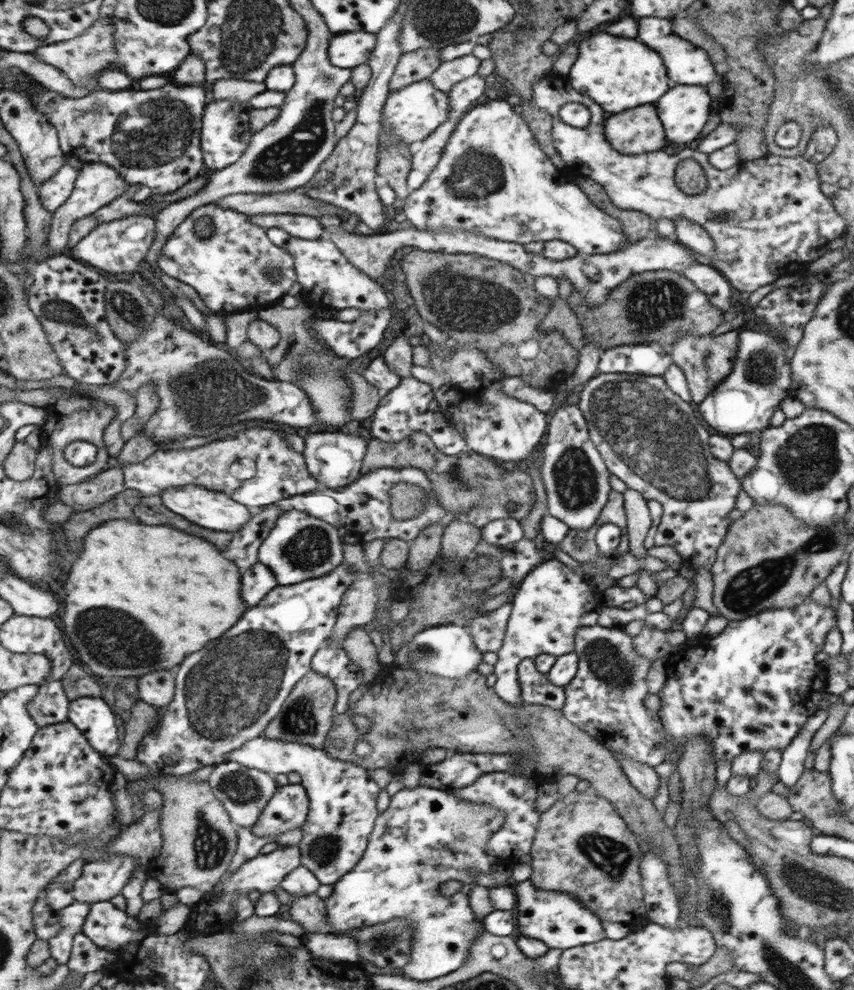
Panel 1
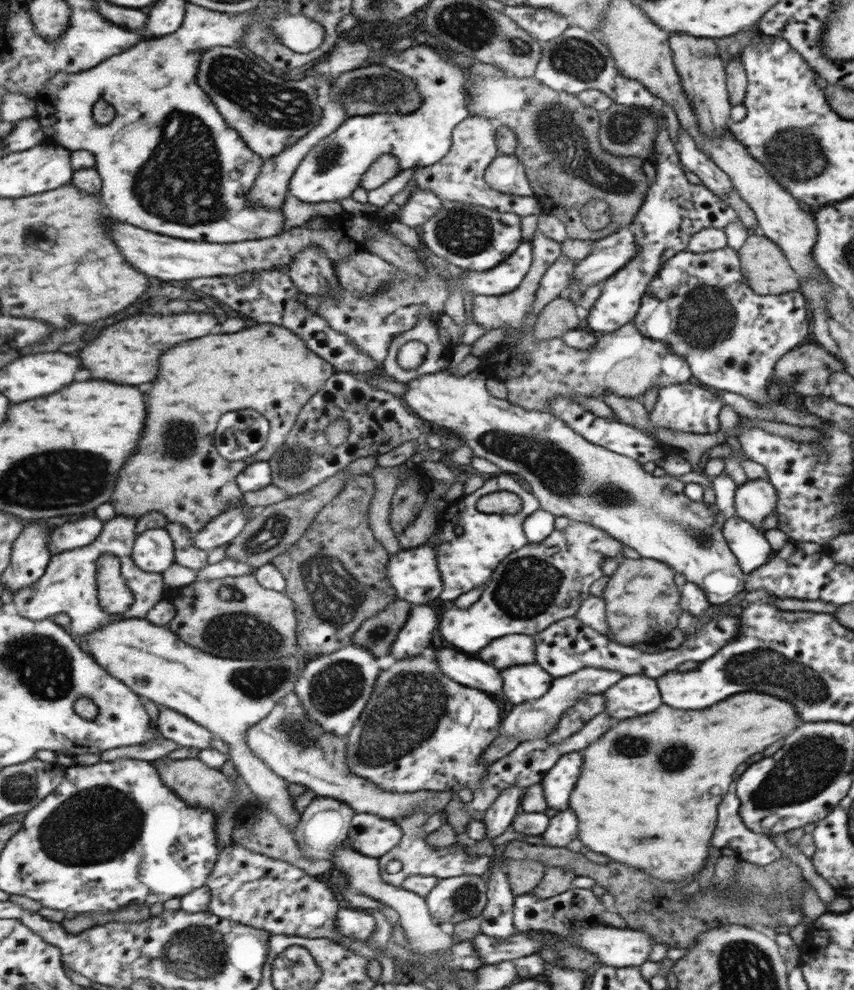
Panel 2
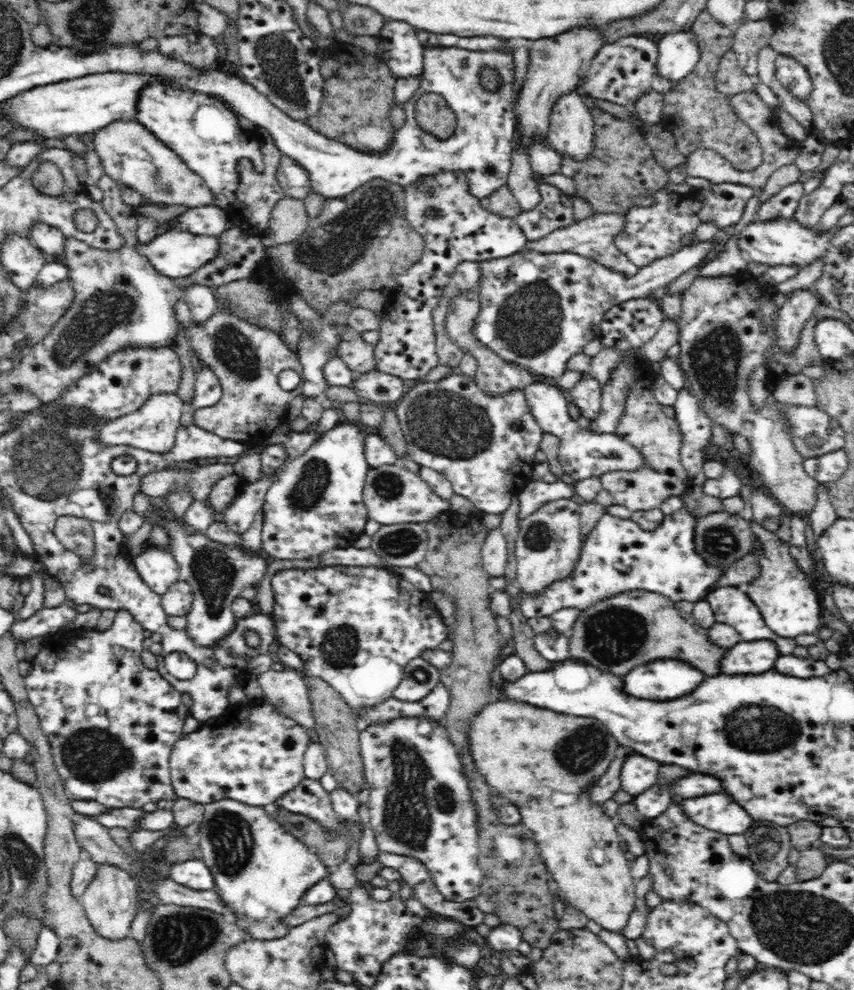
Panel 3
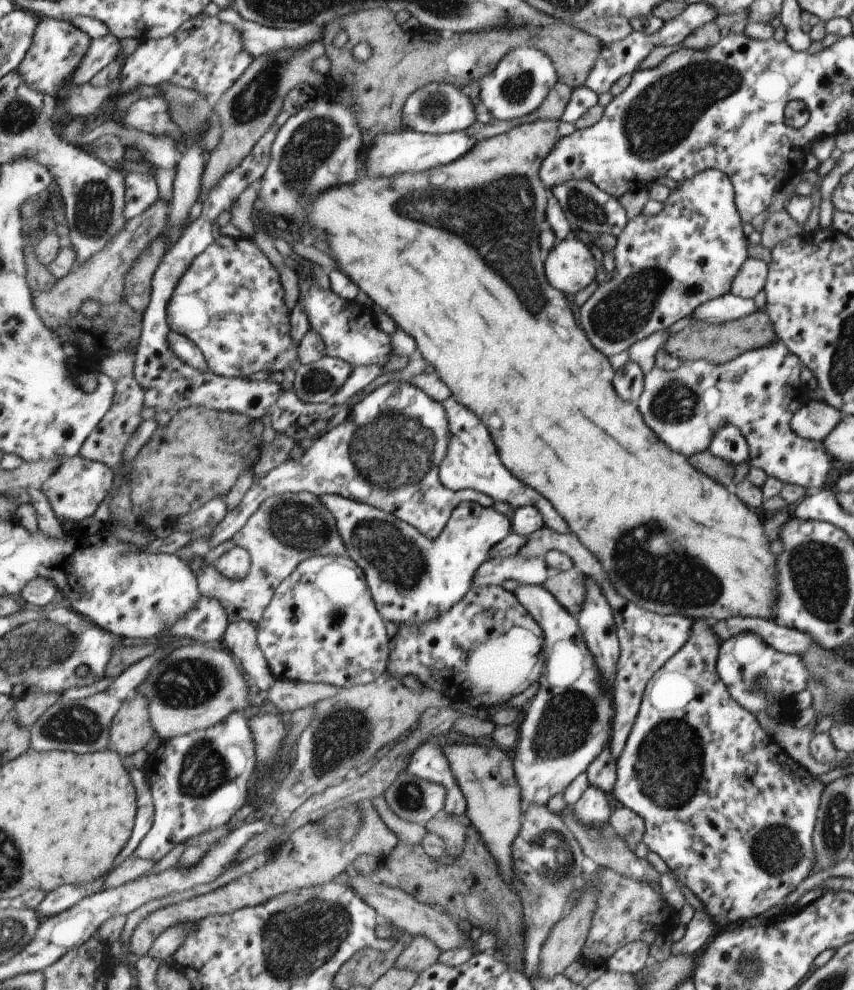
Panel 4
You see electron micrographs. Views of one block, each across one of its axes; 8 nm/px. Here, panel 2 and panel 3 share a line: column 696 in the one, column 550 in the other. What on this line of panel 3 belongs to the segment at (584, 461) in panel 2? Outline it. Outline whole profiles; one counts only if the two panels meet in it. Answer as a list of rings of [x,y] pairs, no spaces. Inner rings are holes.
[[[568,498],[552,500],[541,505],[520,521],[519,533],[515,540],[515,581],[520,594],[538,594],[552,583],[571,577],[580,553],[580,505]]]

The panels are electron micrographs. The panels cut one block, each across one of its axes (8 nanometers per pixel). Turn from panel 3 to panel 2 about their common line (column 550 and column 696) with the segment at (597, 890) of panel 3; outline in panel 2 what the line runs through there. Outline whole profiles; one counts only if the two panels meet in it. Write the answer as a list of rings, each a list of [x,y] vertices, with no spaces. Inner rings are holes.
[[[739,692],[739,696],[729,696],[727,700],[721,700],[719,704],[713,704],[711,708],[699,710],[699,712],[685,712],[685,710],[673,710],[665,702],[650,715],[616,721],[612,728],[601,735],[595,742],[590,742],[580,752],[582,753],[582,772],[578,776],[573,790],[569,793],[568,807],[574,810],[578,822],[578,833],[576,838],[589,850],[598,852],[610,858],[611,862],[627,864],[628,867],[636,868],[637,871],[646,872],[652,878],[660,882],[687,882],[696,879],[697,873],[705,866],[709,838],[713,838],[715,822],[715,806],[721,800],[721,796],[731,786],[731,774],[735,768],[751,754],[765,750],[769,744],[777,742],[779,738],[787,736],[799,724],[797,709],[789,702],[781,700],[777,696],[769,696],[757,692]]]

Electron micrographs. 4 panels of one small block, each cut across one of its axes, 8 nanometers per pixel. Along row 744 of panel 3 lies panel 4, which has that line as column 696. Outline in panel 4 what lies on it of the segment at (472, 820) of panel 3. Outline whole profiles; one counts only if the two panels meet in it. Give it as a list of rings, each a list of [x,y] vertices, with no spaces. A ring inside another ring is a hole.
[[[775,340],[766,347],[745,351],[735,359],[731,359],[725,363],[710,363],[703,359],[694,359],[682,361],[681,364],[671,371],[666,371],[657,367],[653,367],[647,374],[644,374],[642,394],[639,395],[636,406],[639,412],[643,414],[643,420],[647,420],[647,424],[651,424],[651,428],[655,428],[655,432],[659,432],[659,440],[663,440],[663,444],[667,444],[667,448],[675,448],[675,452],[683,454],[689,458],[691,455],[697,455],[698,452],[707,451],[715,434],[726,425],[733,425],[739,429],[739,432],[746,439],[749,448],[749,460],[751,466],[761,469],[767,477],[773,477],[780,480],[783,484],[797,484],[801,488],[820,488],[825,489],[827,486],[827,472],[831,468],[831,455],[824,449],[821,441],[812,441],[798,437],[789,427],[789,420],[798,412],[798,410],[809,400],[809,390],[799,382],[799,372],[802,369],[802,363],[779,340]]]

